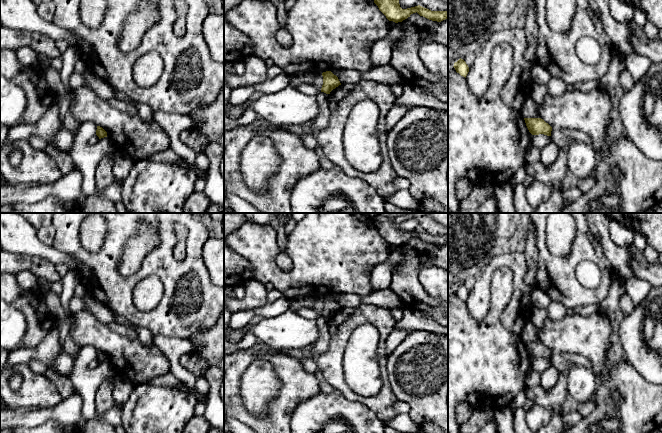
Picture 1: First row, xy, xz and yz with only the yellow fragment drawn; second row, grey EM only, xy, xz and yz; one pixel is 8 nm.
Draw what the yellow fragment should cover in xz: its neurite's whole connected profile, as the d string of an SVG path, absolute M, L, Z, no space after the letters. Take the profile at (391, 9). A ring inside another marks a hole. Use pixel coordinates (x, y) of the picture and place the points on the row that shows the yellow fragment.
M374 0L374 3L378 6L379 10L386 16L389 21L395 23L402 22L410 17L413 13L418 13L429 20L441 22L448 19L447 11L431 11L420 5L402 9L399 4L399 0Z

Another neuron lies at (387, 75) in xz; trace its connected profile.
M391 65L374 67L373 69L362 72L361 80L376 81L384 85L405 84L405 79Z

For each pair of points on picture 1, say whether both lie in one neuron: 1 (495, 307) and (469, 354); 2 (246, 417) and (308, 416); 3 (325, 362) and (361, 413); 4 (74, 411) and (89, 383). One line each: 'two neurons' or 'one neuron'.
1: one neuron
2: two neurons
3: two neurons
4: two neurons

